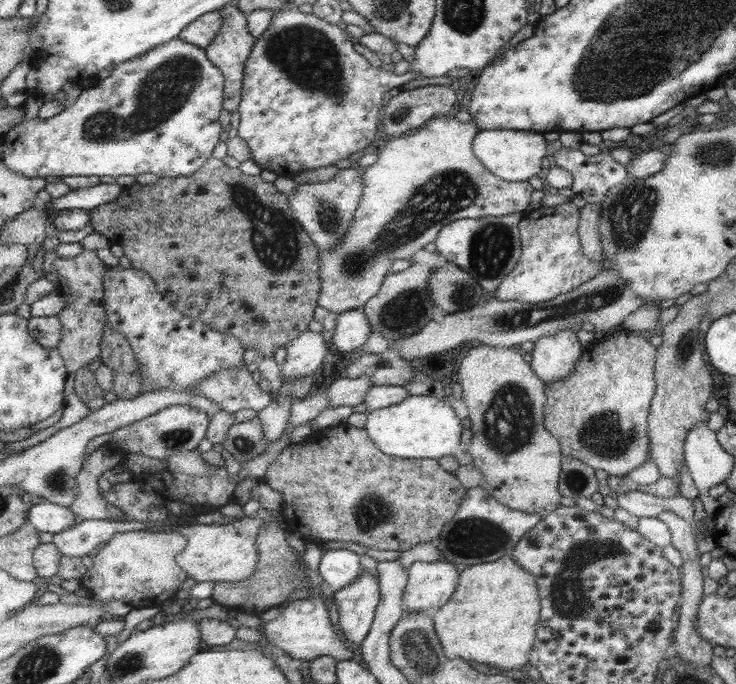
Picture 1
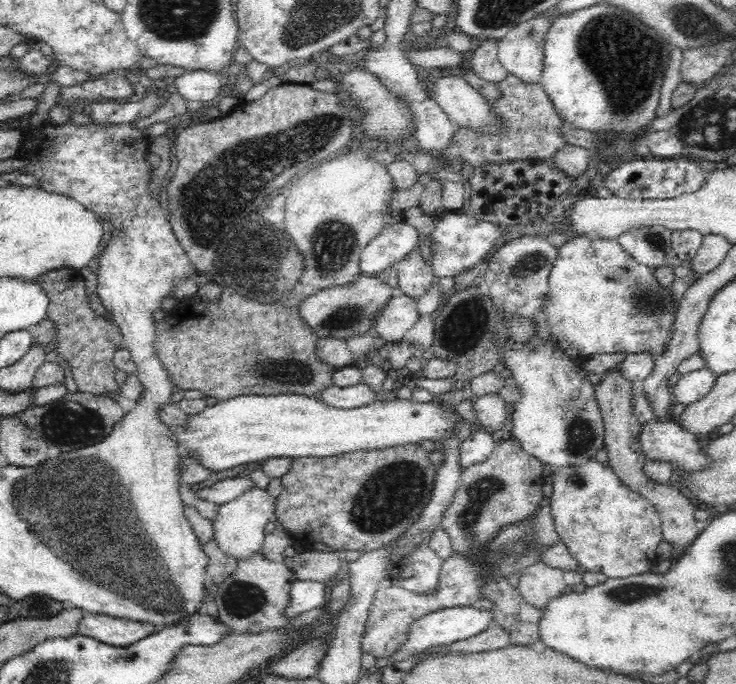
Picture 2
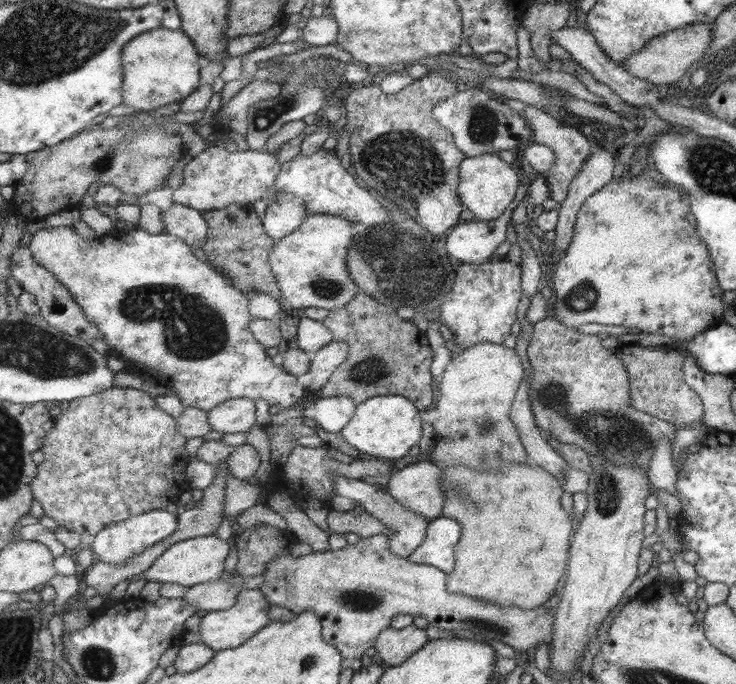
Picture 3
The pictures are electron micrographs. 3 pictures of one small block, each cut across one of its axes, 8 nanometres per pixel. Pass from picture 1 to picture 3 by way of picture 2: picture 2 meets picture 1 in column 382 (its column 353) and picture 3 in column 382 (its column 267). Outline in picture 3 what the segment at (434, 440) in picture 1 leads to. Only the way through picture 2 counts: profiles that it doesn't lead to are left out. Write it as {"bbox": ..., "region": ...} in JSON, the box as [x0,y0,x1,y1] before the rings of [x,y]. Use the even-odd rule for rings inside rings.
{"bbox":[340,395,421,461],"region":[[[397,395],[374,396],[360,402],[350,422],[340,431],[340,436],[351,448],[364,457],[385,458],[385,461],[397,460],[407,454],[407,450],[421,436],[421,420],[415,404],[406,397]]]}

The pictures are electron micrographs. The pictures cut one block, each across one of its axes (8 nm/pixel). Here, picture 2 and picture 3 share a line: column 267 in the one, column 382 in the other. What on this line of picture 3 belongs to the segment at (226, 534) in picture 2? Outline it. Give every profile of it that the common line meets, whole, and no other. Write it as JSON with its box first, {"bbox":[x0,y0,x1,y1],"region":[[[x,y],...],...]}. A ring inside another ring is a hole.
{"bbox":[331,474,428,558],"region":[[[331,474],[331,477],[334,480],[336,495],[355,501],[357,505],[365,508],[365,513],[374,516],[387,530],[391,530],[391,534],[385,535],[385,538],[387,538],[390,552],[394,556],[407,558],[423,542],[425,528],[427,528],[428,522],[421,515],[405,509],[405,507],[400,506],[388,493],[384,494],[380,492],[378,488],[365,484],[361,479],[343,478],[343,476],[335,476],[335,474]]]}

